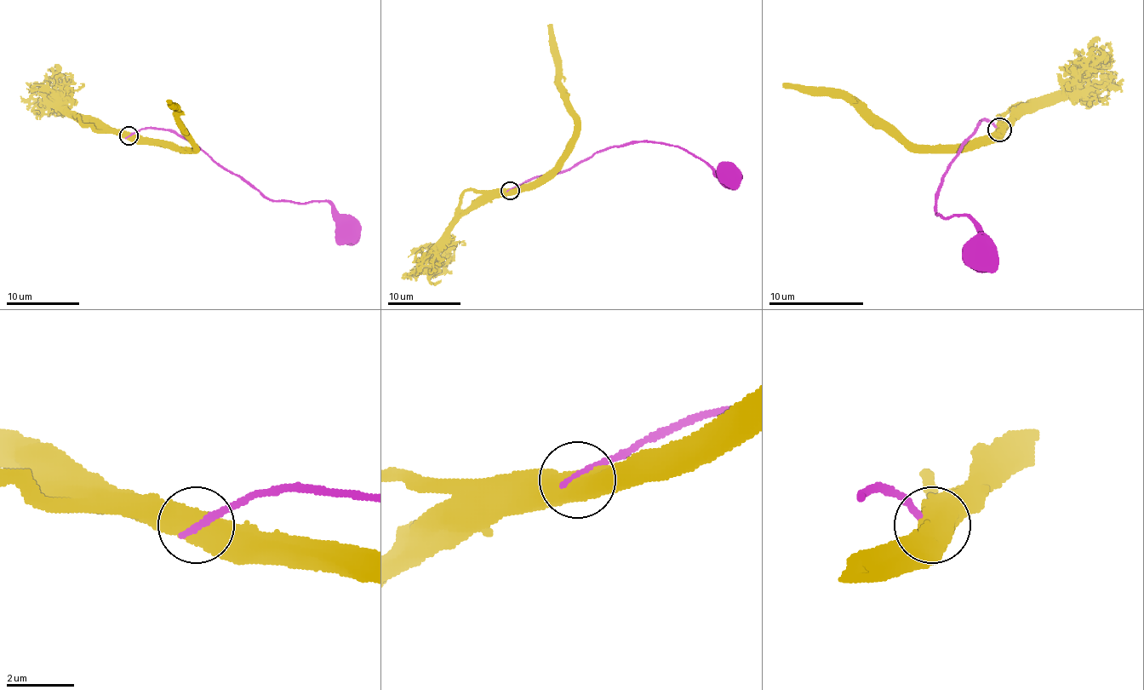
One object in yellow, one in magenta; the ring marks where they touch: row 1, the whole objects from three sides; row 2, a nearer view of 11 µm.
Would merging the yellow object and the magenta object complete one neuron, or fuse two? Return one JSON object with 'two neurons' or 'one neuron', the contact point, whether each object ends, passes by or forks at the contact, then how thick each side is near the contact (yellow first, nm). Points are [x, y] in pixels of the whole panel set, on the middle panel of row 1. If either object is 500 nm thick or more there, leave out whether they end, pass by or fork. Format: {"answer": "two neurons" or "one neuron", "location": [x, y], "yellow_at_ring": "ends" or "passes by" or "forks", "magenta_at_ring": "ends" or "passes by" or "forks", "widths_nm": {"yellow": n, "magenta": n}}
{"answer": "two neurons", "location": [510, 190], "widths_nm": {"yellow": 650, "magenta": 220}}

